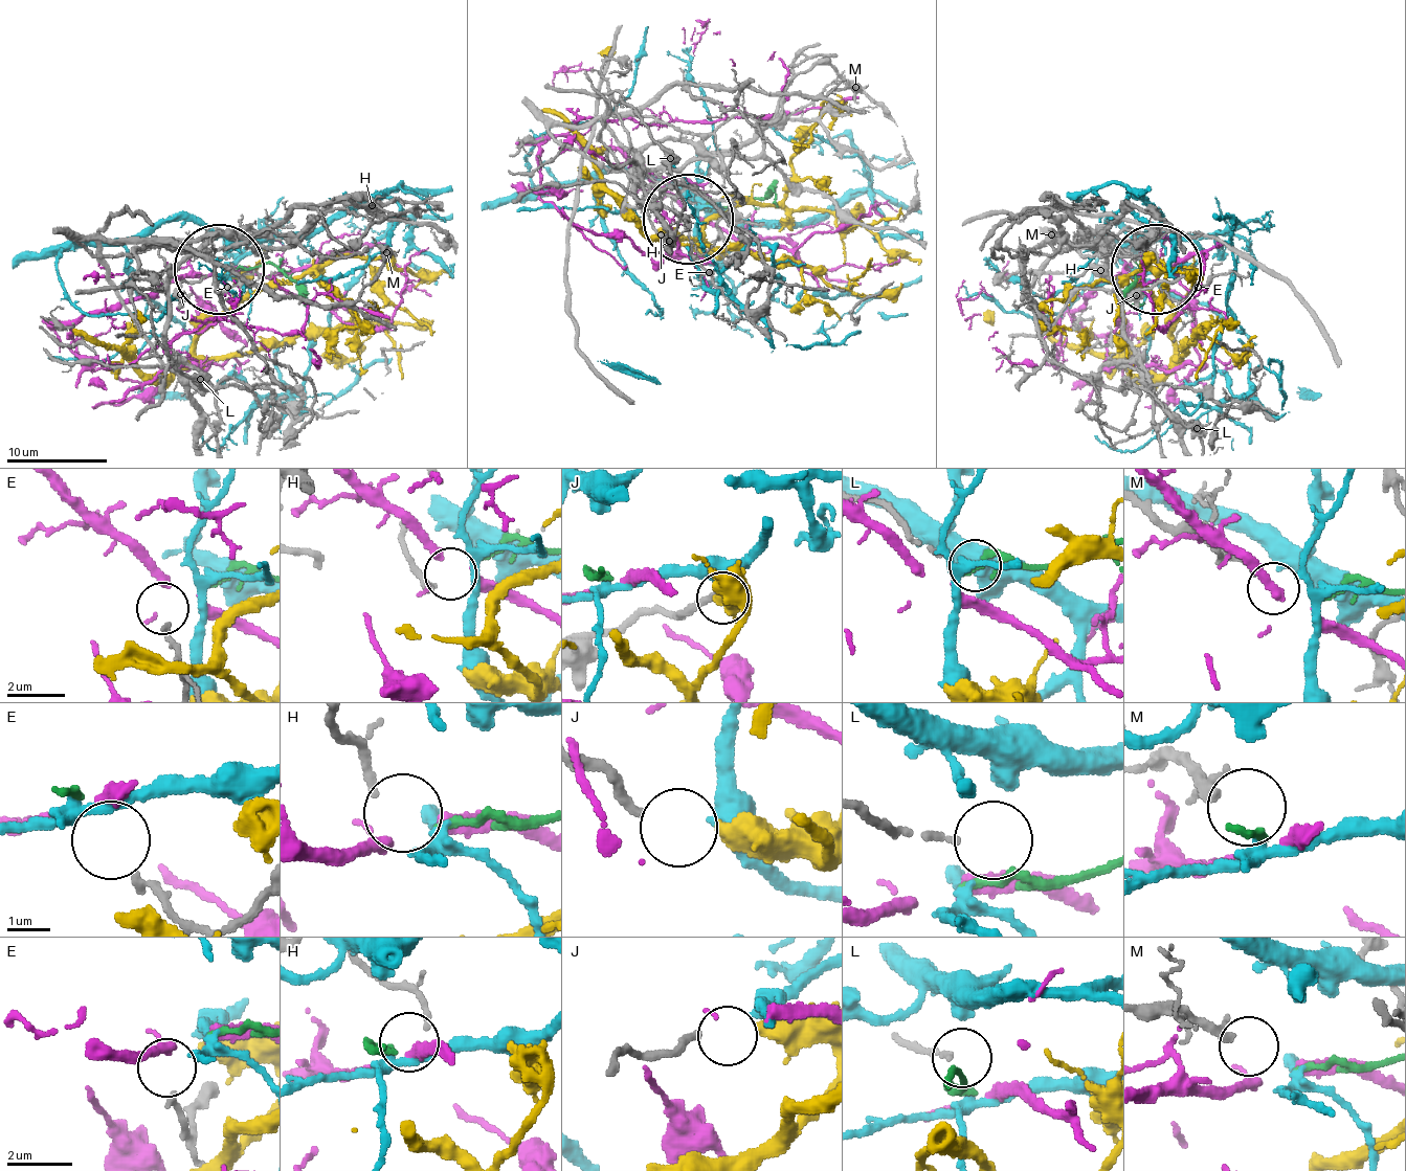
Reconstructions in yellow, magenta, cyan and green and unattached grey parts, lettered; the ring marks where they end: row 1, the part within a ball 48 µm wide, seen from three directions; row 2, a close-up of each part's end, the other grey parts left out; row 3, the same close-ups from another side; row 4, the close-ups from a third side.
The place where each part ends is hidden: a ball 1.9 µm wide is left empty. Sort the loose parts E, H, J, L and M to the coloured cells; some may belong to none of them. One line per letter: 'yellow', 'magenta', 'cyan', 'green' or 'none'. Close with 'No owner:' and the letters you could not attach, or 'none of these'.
E: magenta
H: green
J: yellow
L: none
M: none
No owner: L, M

